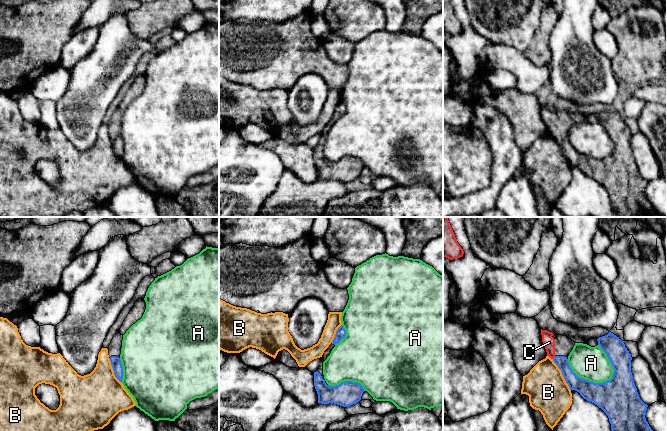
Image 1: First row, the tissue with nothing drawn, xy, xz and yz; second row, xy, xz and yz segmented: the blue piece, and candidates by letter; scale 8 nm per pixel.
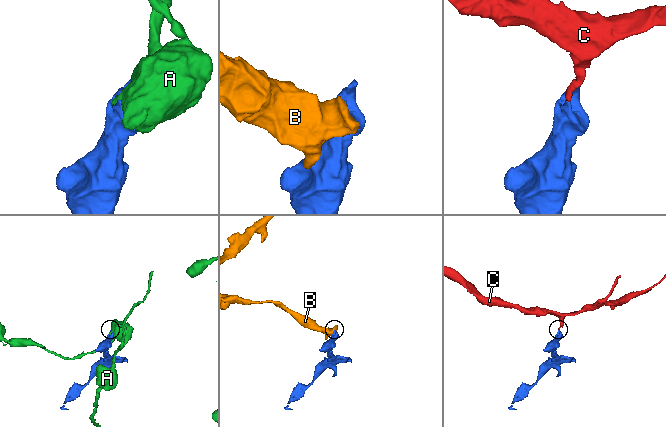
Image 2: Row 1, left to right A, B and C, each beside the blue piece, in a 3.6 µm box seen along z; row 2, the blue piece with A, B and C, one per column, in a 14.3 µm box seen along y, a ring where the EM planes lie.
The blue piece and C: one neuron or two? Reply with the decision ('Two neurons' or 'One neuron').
One neuron

